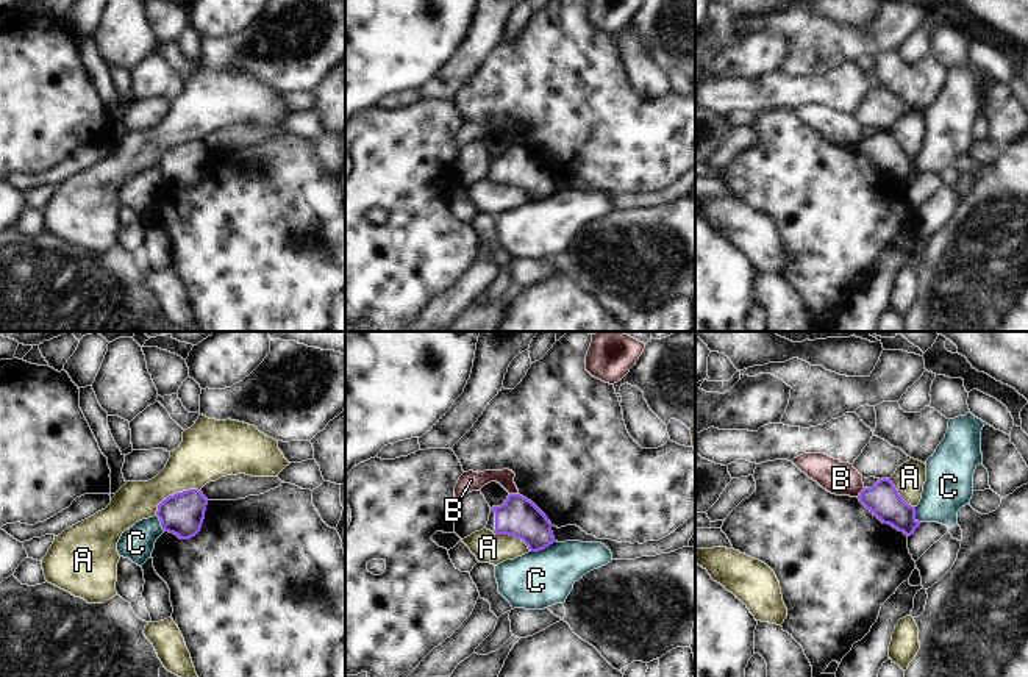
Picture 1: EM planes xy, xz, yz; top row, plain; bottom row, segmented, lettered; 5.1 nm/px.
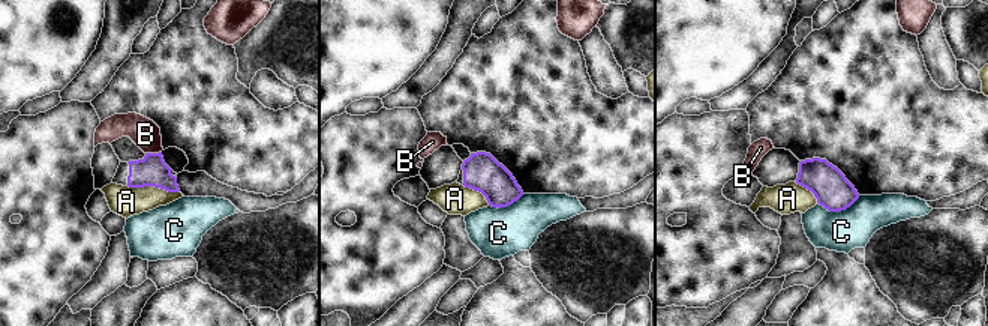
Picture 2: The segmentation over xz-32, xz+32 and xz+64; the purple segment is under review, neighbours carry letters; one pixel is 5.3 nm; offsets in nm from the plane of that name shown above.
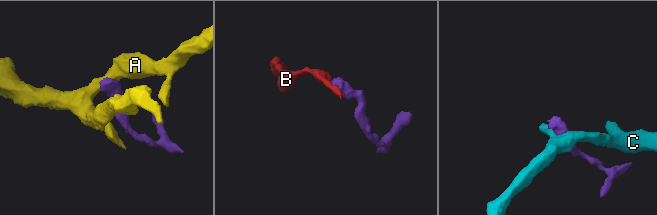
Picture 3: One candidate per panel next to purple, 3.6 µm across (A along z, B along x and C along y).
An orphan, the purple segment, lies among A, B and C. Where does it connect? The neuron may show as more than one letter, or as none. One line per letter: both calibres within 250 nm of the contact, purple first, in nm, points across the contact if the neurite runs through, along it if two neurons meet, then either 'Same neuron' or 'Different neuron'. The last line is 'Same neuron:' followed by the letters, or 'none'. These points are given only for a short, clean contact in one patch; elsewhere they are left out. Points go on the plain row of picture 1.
A: Thickness 220 nm (purple) against 260 nm. Boundary: xy (199, 139), (183, 139), (169, 144), (158, 155), (155, 164). Different neuron
B: Thickness 200 nm (purple) against 100 nm. Boundary: xz (510, 143), (517, 144). Different neuron
C: Thickness 200 nm (purple) against 300 nm. Different neuron
Same neuron: none.

